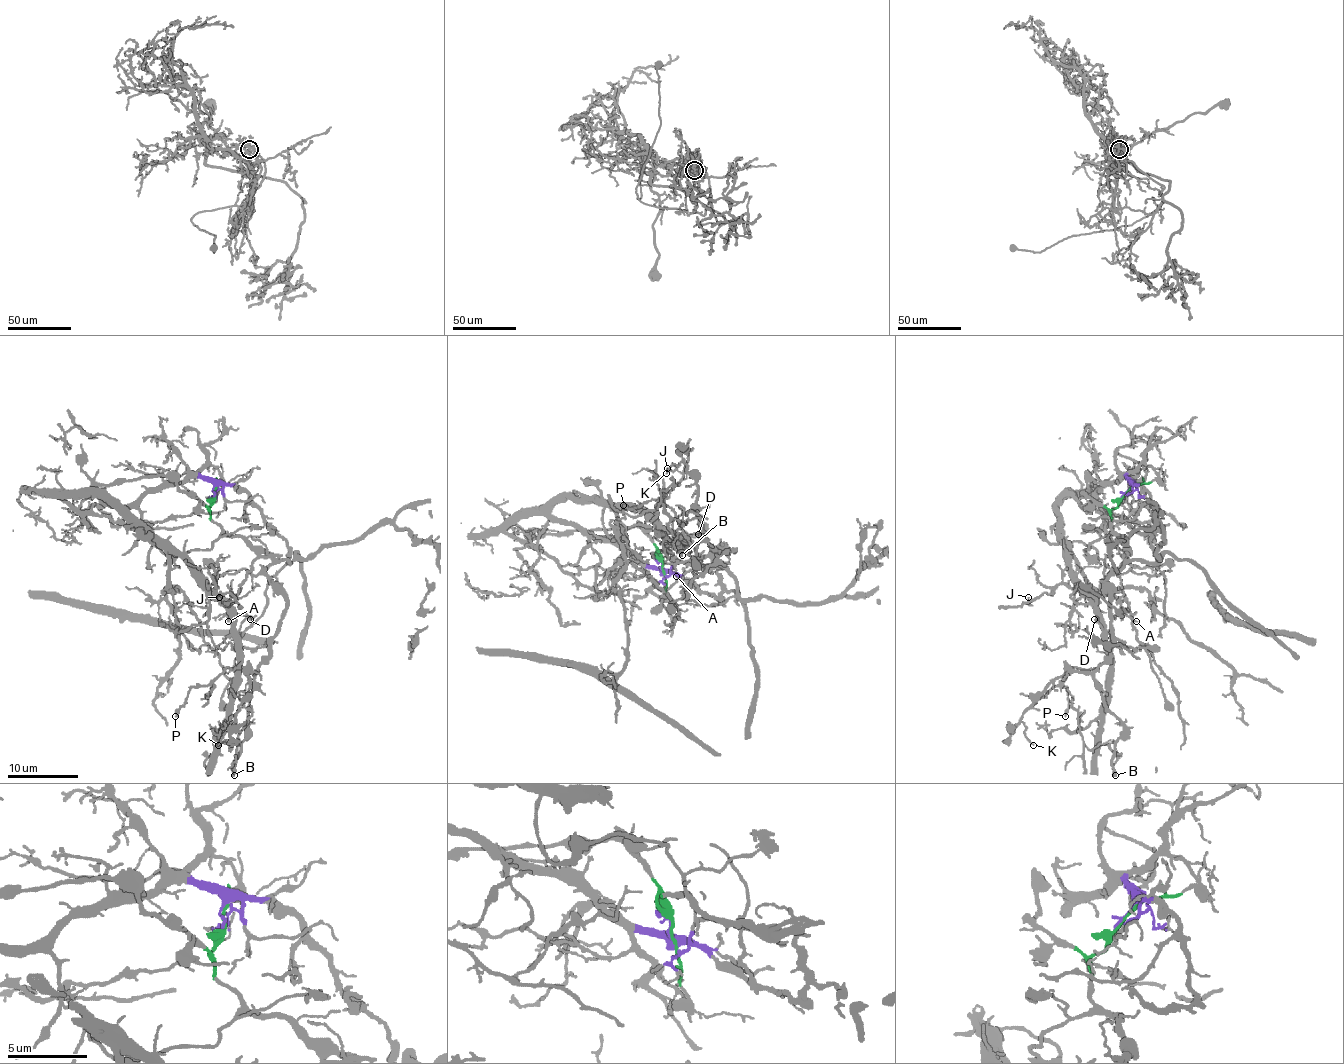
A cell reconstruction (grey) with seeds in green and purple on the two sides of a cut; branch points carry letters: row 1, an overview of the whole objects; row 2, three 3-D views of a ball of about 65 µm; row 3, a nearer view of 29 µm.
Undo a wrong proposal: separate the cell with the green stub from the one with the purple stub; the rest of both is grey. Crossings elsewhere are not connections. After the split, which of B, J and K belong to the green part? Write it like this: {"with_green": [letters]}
{"with_green": ["B", "K"]}

